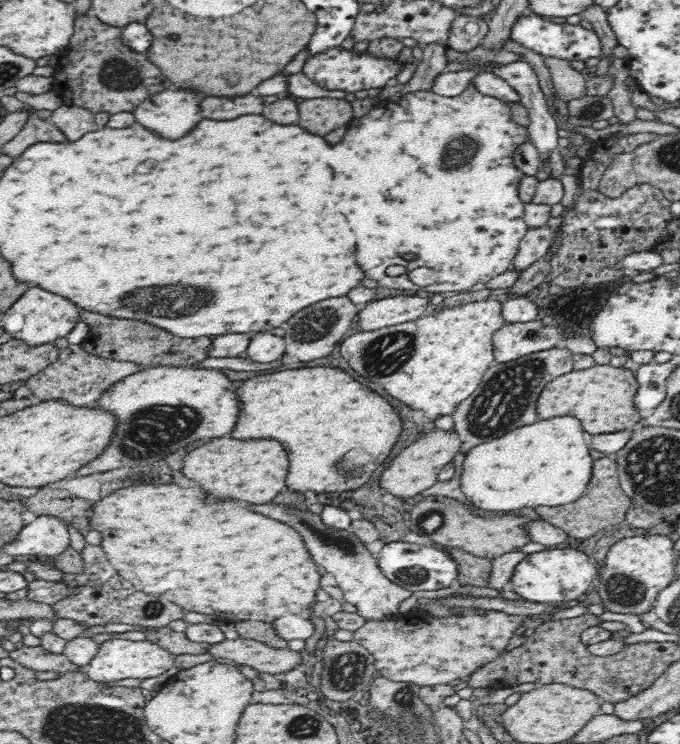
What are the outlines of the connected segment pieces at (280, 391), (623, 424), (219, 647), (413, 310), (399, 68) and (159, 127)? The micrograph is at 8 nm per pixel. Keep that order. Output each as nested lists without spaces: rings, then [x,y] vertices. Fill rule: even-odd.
[[[305,367],[257,375],[242,381],[236,389],[240,418],[229,437],[240,441],[272,438],[280,442],[290,460],[286,486],[293,494],[301,494],[306,490],[324,494],[360,488],[391,453],[392,445],[402,432],[402,422],[384,398],[372,390],[366,390],[350,376],[332,367]]]
[[[595,364],[586,370],[574,370],[570,374],[558,376],[544,387],[536,404],[538,419],[544,421],[560,414],[572,414],[572,418],[580,420],[582,430],[590,434],[629,431],[644,416],[634,405],[636,390],[638,383],[631,366]]]
[[[246,638],[224,639],[205,649],[206,654],[218,659],[232,660],[240,666],[250,666],[258,673],[276,675],[299,666],[300,655],[289,648],[270,648],[261,642]]]
[[[398,295],[368,303],[359,311],[357,330],[371,331],[414,321],[426,315],[430,305],[428,297]]]
[[[339,45],[310,56],[304,64],[304,74],[320,88],[326,90],[342,90],[346,93],[355,93],[360,90],[374,92],[385,89],[398,74],[406,70],[406,66],[407,64],[403,64],[398,57],[378,57],[368,50],[362,50],[362,52],[346,50]]]
[[[164,90],[144,100],[136,110],[136,122],[164,140],[188,136],[202,120],[202,94],[196,90]]]

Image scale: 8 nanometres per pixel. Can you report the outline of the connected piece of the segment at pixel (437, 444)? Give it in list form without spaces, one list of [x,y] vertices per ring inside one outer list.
[[[434,430],[422,440],[414,442],[394,458],[387,468],[384,468],[379,477],[379,487],[383,492],[388,492],[396,500],[410,500],[416,494],[428,490],[438,482],[441,471],[448,462],[452,462],[460,446],[460,437],[456,432],[449,434],[442,430]]]

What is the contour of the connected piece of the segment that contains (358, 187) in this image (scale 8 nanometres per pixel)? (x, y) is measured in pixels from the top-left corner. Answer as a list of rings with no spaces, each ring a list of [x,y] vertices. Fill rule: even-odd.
[[[468,85],[466,90],[458,96],[448,98],[440,96],[433,91],[418,91],[403,95],[397,103],[383,102],[382,110],[370,110],[366,116],[358,120],[354,128],[346,132],[340,146],[332,146],[332,170],[336,174],[348,174],[344,182],[348,182],[348,190],[340,194],[340,206],[344,206],[344,222],[348,222],[348,230],[352,230],[352,238],[356,238],[356,264],[366,274],[366,278],[376,280],[377,286],[392,288],[392,290],[408,290],[408,272],[416,270],[419,266],[428,266],[438,272],[438,282],[432,286],[420,287],[426,292],[464,292],[483,287],[492,278],[508,271],[514,257],[519,251],[520,241],[526,236],[529,228],[524,222],[524,203],[518,195],[518,181],[523,175],[512,165],[512,150],[518,144],[529,140],[527,129],[518,126],[510,120],[509,108],[500,99],[485,98],[473,86]],[[402,254],[412,254],[412,260],[402,260]],[[390,266],[404,266],[404,273],[398,276],[386,274]]]

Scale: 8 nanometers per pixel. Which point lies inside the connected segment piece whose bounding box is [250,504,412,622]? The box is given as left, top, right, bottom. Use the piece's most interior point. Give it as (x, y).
(375, 597)

